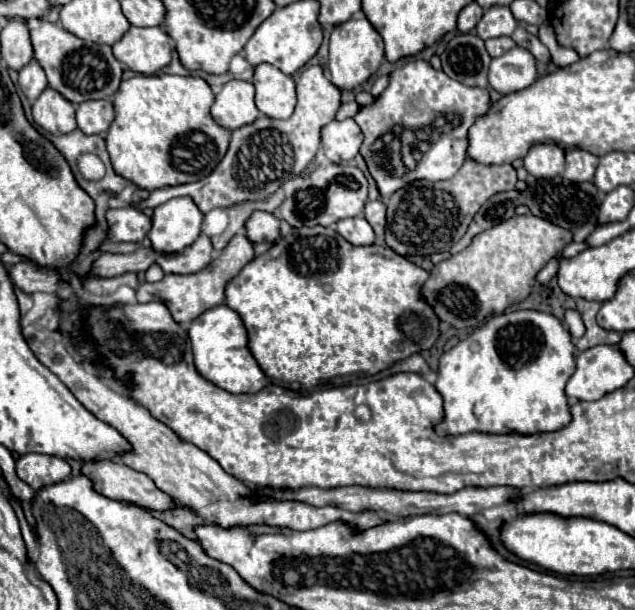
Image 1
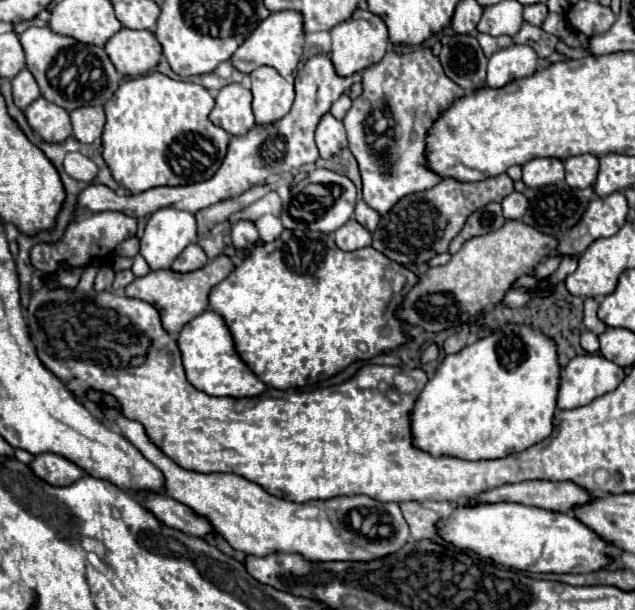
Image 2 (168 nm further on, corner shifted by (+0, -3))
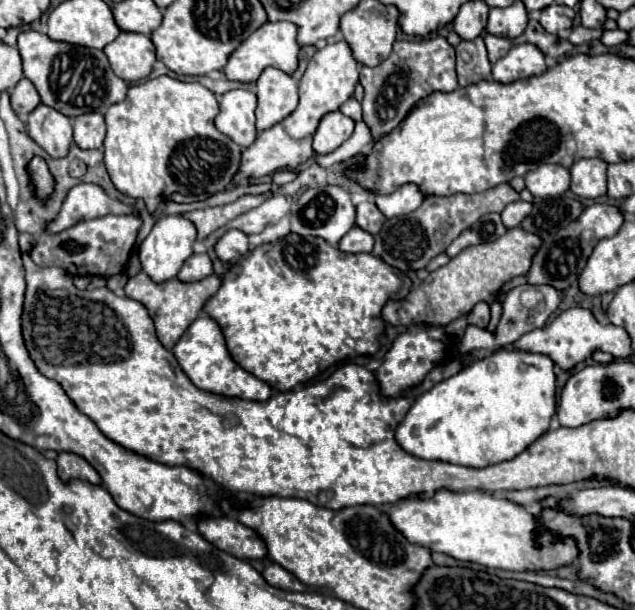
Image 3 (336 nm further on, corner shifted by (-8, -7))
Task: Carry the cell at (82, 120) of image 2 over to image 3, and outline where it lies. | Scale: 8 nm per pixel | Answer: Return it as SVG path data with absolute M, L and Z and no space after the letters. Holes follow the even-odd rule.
M84 113L74 117L74 143L80 149L100 149L106 137L106 123L100 113Z

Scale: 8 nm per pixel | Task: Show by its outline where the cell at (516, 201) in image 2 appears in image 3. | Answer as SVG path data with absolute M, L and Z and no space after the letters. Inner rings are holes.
M516 201L516 203L510 203L504 211L502 211L502 223L512 229L512 227L518 227L522 223L522 219L532 211L532 205L526 203L526 201Z

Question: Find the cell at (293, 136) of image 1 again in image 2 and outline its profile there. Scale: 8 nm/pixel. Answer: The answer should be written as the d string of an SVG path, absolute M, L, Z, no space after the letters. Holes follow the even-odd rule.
M316 55L312 57L298 73L296 73L296 101L292 111L272 123L272 125L264 125L264 127L254 127L252 131L248 131L246 135L240 137L232 137L230 145L228 145L228 153L220 165L220 169L214 173L214 177L200 181L200 183L192 183L192 185L182 185L182 187L154 187L148 189L144 193L138 195L126 195L126 197L118 197L110 187L104 185L90 185L80 193L80 207L78 207L78 215L82 215L84 211L120 211L132 217L144 217L150 215L154 211L158 211L160 207L176 207L176 209L184 209L190 213L196 213L200 209L206 209L214 203L226 201L226 199L234 199L238 195L242 195L244 191L252 189L254 185L266 183L270 179L270 175L280 175L280 173L290 173L306 163L314 163L318 159L318 149L314 143L314 131L318 121L322 119L322 115L328 113L328 109L332 107L332 103L338 101L338 97L342 93L348 93L352 83L360 83L362 74L355 73L352 77L338 77L332 61L326 55Z

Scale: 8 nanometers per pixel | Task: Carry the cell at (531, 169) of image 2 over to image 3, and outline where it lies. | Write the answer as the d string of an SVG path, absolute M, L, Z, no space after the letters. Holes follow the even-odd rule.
M540 165L536 171L526 175L526 189L534 197L556 197L568 191L570 187L570 171L560 165Z

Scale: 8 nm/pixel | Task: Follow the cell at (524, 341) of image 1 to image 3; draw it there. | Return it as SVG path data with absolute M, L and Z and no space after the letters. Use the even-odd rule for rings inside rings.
M498 349L486 359L474 361L460 373L436 383L412 403L410 411L394 429L396 443L410 455L428 461L448 461L464 467L488 467L514 459L524 447L532 445L550 425L556 413L556 375L554 363L546 355Z

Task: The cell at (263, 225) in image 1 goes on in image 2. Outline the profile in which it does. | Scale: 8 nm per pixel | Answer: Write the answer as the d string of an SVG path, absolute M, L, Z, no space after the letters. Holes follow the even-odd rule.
M248 219L234 223L230 235L232 235L232 245L240 249L254 249L260 243L258 227L254 225L254 221L248 221Z

